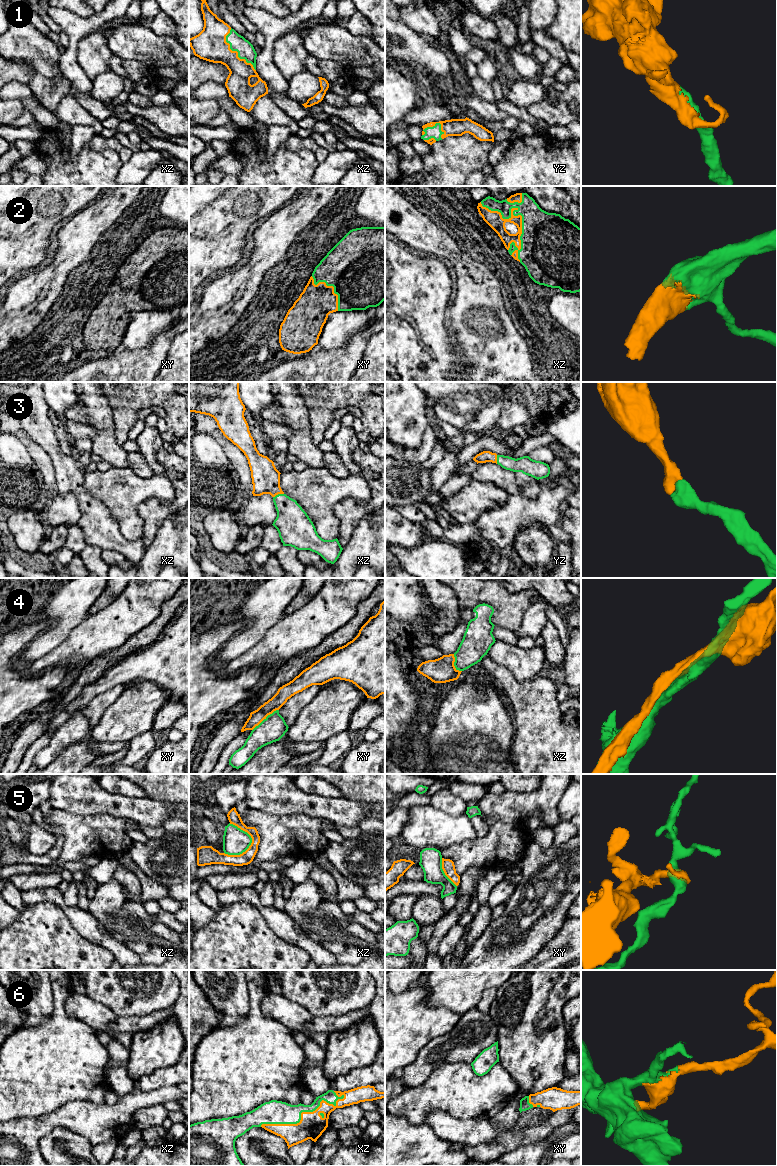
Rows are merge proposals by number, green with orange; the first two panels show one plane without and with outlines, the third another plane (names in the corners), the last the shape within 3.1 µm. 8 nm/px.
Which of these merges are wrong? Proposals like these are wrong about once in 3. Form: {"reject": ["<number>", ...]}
{"reject": ["4", "5"]}

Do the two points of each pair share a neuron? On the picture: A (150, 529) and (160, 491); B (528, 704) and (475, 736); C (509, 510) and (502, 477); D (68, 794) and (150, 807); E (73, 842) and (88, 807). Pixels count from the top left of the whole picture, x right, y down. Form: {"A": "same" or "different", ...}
{"A": "different", "B": "different", "C": "different", "D": "same", "E": "different"}

